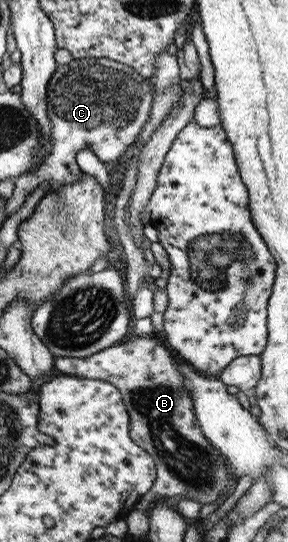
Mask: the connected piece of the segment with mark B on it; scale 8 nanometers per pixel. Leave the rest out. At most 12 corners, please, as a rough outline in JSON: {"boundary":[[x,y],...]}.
{"boundary":[[151,336],[55,373],[110,382],[130,439],[151,456],[134,504],[232,493],[228,460],[203,436],[176,357]]}

